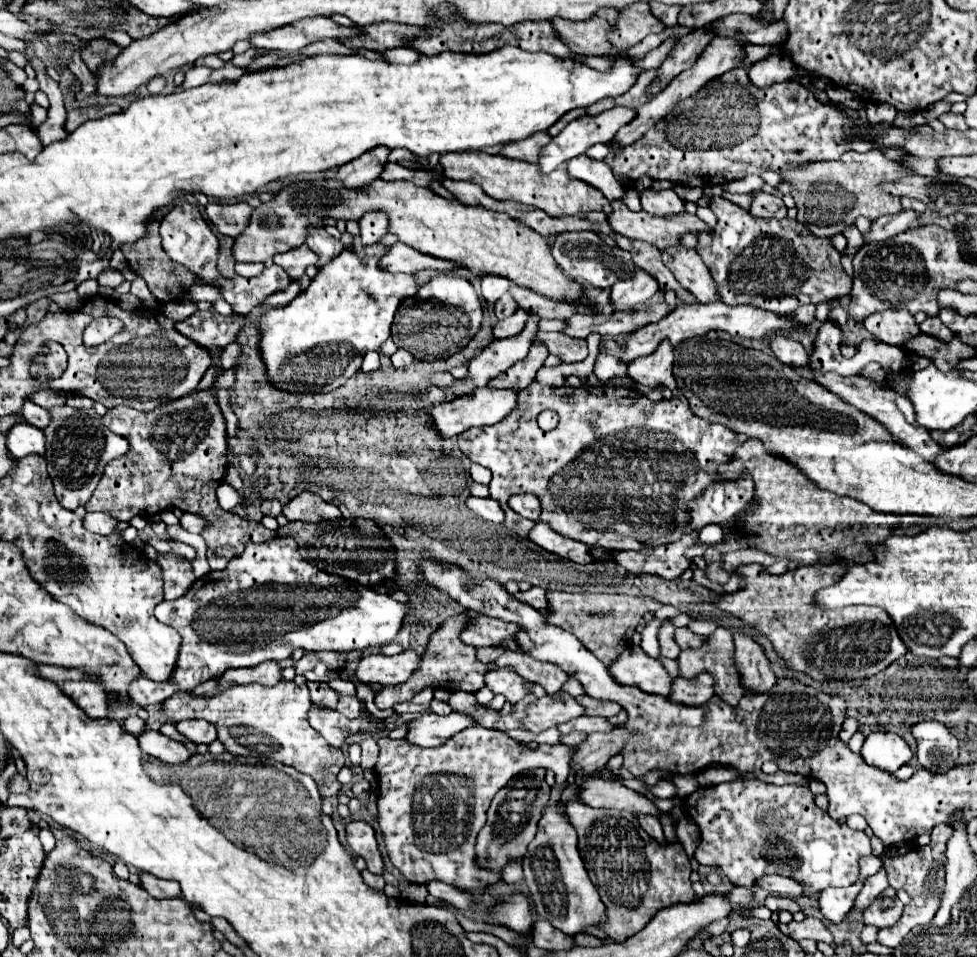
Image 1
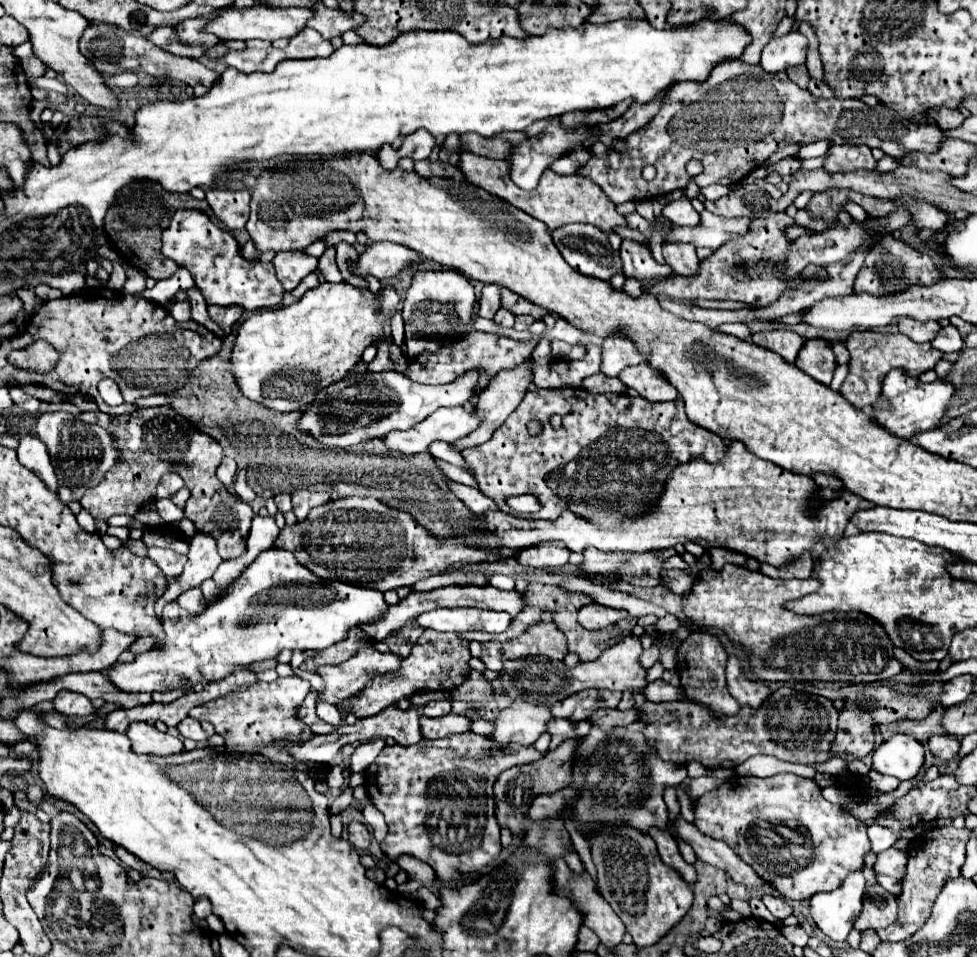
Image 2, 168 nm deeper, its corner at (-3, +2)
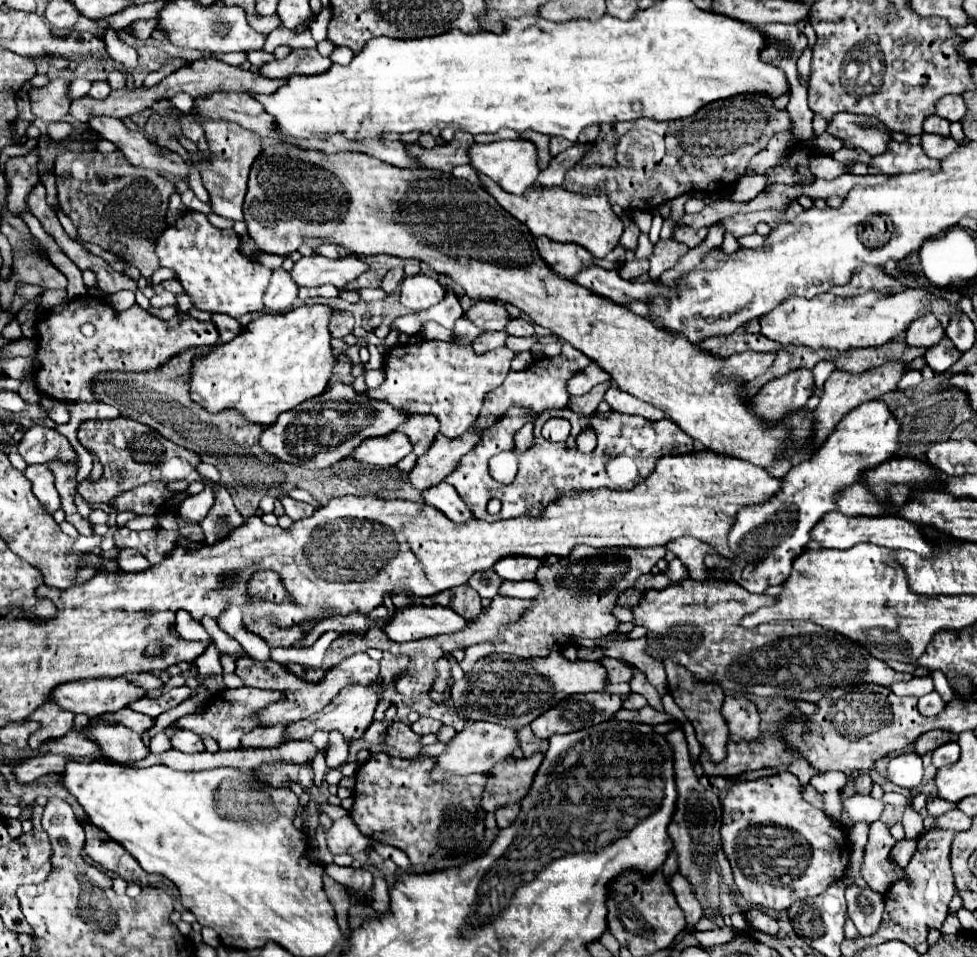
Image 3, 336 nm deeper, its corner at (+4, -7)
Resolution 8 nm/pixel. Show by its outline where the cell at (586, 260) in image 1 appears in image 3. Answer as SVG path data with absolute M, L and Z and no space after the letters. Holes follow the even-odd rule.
M546 236L536 238L536 248L540 252L540 258L552 268L558 276L572 278L584 268L584 260L588 258L586 250L578 244L560 244L552 242Z

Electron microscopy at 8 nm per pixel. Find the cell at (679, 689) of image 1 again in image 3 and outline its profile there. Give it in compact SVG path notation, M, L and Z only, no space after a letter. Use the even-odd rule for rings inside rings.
M630 694L624 702L622 702L622 708L626 708L626 710L640 710L640 708L644 708L648 702L646 702L646 698L642 696L642 694Z

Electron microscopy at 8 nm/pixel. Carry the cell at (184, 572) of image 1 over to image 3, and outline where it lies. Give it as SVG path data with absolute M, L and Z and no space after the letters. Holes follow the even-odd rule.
M124 548L118 552L118 568L122 572L142 572L148 566L150 566L150 562L138 550Z

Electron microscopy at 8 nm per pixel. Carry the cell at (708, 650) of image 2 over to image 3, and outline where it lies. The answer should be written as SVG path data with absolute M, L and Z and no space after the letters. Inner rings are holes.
M670 660L664 662L664 668L666 668L668 688L670 688L670 694L672 694L674 702L682 708L684 716L694 726L696 738L698 738L700 746L708 752L710 762L720 764L726 758L726 740L728 740L728 728L726 728L726 722L720 714L720 708L722 708L722 702L724 702L724 690L718 684L694 680L694 676L686 668L682 668L680 664L674 664Z

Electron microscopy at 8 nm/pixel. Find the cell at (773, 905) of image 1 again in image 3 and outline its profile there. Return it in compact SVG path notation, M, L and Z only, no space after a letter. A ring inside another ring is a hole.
M750 908L746 912L746 920L750 924L752 930L756 932L764 932L764 934L778 934L778 922L774 918L770 918L768 914L756 910L756 908Z

